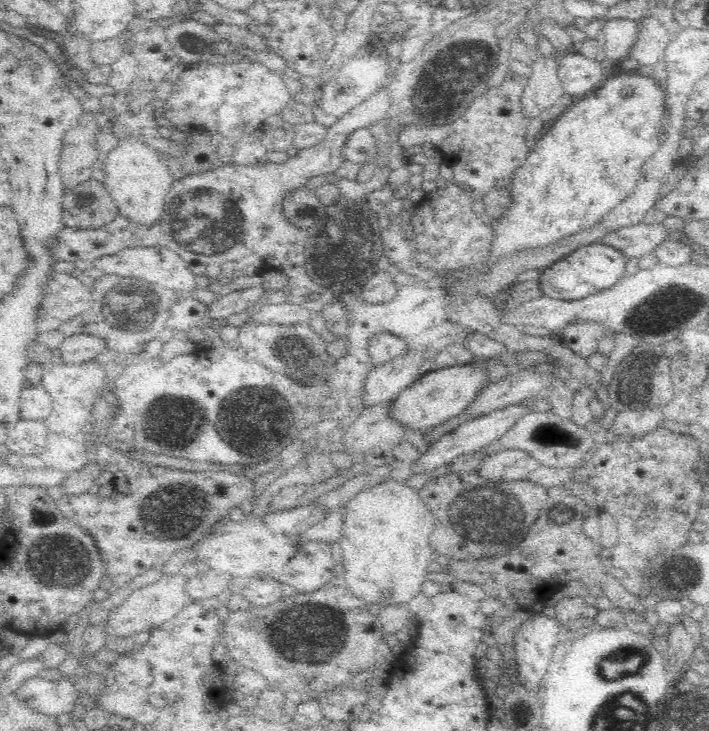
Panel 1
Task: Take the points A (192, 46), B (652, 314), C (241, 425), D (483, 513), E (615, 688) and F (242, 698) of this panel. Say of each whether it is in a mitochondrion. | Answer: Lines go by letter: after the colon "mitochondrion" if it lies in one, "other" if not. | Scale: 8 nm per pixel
A: mitochondrion
B: mitochondrion
C: mitochondrion
D: mitochondrion
E: mitochondrion
F: other

